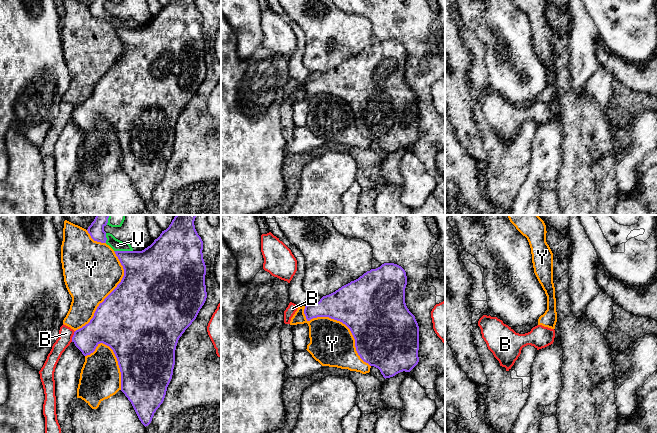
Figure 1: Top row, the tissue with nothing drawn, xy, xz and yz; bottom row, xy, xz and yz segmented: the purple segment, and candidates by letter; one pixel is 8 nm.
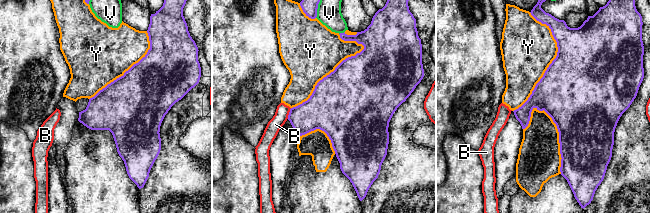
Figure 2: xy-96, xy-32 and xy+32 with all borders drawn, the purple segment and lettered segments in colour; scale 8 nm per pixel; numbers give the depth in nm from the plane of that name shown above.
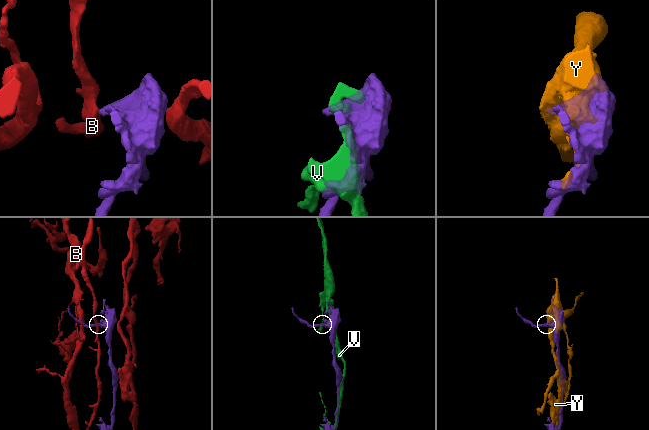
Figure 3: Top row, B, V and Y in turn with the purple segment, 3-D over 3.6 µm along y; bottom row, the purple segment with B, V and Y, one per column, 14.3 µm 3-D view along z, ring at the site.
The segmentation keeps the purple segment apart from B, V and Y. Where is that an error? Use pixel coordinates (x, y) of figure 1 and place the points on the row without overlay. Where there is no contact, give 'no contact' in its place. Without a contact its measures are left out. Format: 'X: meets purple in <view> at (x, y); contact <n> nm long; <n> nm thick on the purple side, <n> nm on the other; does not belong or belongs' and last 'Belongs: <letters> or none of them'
B: meets purple in xy at (73, 112); contact 90 nm long; 240 nm thick on the purple side, 110 nm on the other; does not belong
V: meets purple in xy at (123, 27); contact 150 nm long; 360 nm thick on the purple side, 90 nm on the other; does not belong
Y: meets purple in xz at (341, 97); contact 700 nm long; 480 nm thick on the purple side, 360 nm on the other; does not belong
Belongs: none of them

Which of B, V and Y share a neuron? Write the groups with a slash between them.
B / V / Y

